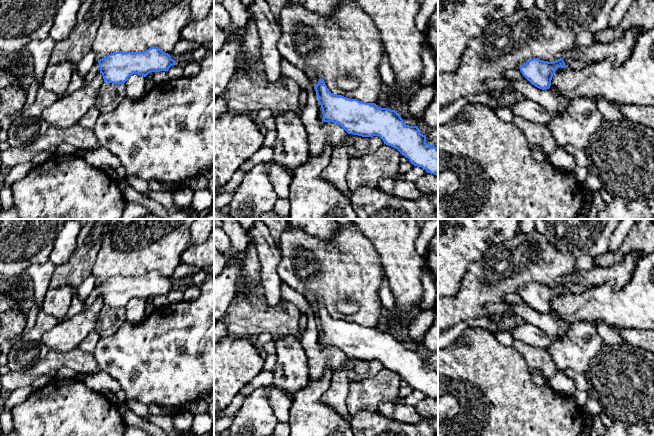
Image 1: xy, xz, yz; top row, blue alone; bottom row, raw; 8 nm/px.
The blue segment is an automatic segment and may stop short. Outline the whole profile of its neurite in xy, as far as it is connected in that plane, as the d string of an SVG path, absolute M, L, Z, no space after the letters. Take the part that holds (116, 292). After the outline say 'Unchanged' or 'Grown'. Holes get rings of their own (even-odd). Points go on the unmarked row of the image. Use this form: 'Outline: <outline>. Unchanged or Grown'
Outline: M157 271L143 276L114 276L98 284L83 301L83 305L86 309L101 297L104 306L124 308L133 298L146 301L151 296L168 295L175 287L170 278Z. Grown

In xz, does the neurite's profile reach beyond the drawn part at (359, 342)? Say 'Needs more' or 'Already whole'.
Needs more

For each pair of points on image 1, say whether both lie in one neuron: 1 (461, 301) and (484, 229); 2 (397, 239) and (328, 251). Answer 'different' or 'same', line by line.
1: different
2: different

